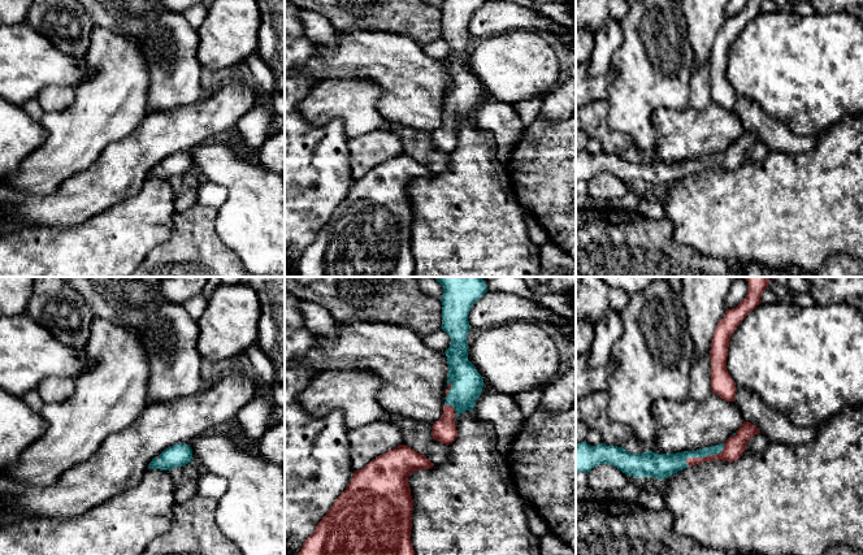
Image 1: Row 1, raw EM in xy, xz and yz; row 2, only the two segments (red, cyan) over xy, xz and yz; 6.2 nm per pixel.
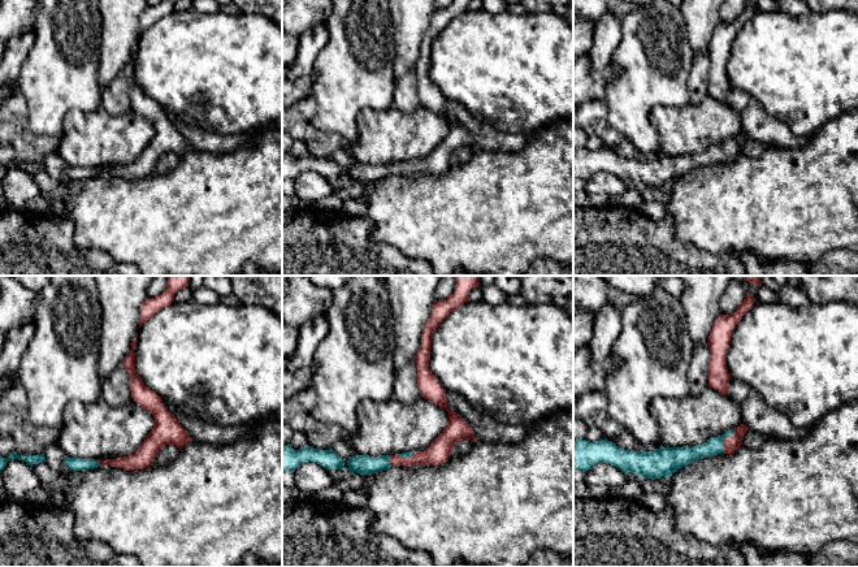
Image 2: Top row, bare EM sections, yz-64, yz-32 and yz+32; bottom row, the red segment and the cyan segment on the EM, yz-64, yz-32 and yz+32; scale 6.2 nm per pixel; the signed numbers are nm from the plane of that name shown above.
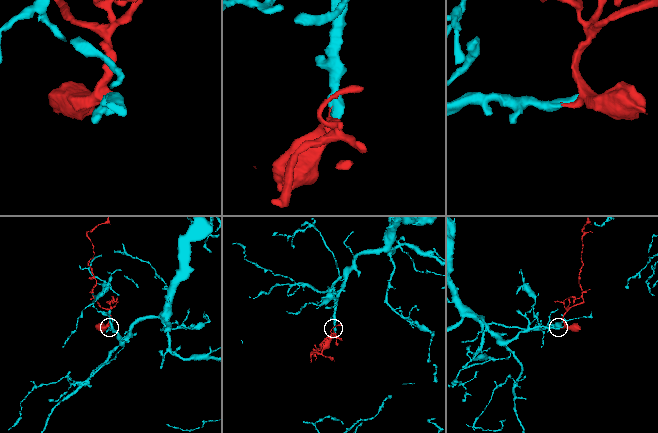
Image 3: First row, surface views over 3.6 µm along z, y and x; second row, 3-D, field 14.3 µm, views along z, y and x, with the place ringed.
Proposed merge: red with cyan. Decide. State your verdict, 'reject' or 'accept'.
accept

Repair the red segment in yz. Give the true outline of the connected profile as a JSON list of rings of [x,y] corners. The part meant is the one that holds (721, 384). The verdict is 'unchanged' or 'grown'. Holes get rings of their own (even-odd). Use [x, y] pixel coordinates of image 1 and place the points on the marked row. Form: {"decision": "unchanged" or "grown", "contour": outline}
{"decision": "unchanged", "contour": [[[745,277],[749,285],[746,298],[717,322],[711,341],[711,390],[727,402],[734,402],[736,383],[727,370],[729,341],[741,321],[762,303],[762,292],[767,289],[771,277]]]}

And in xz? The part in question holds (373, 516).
{"decision": "unchanged", "contour": [[[400,445],[355,471],[344,491],[305,539],[298,555],[415,555],[411,541],[413,500],[408,477],[433,463]]]}

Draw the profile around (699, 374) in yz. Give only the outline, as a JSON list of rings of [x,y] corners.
[[[710,352],[702,355],[690,369],[690,395],[689,398],[703,402],[711,390],[711,357]]]

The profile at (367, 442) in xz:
[[[378,420],[348,430],[347,441],[350,464],[359,471],[377,456],[403,445],[403,434],[396,425]]]

